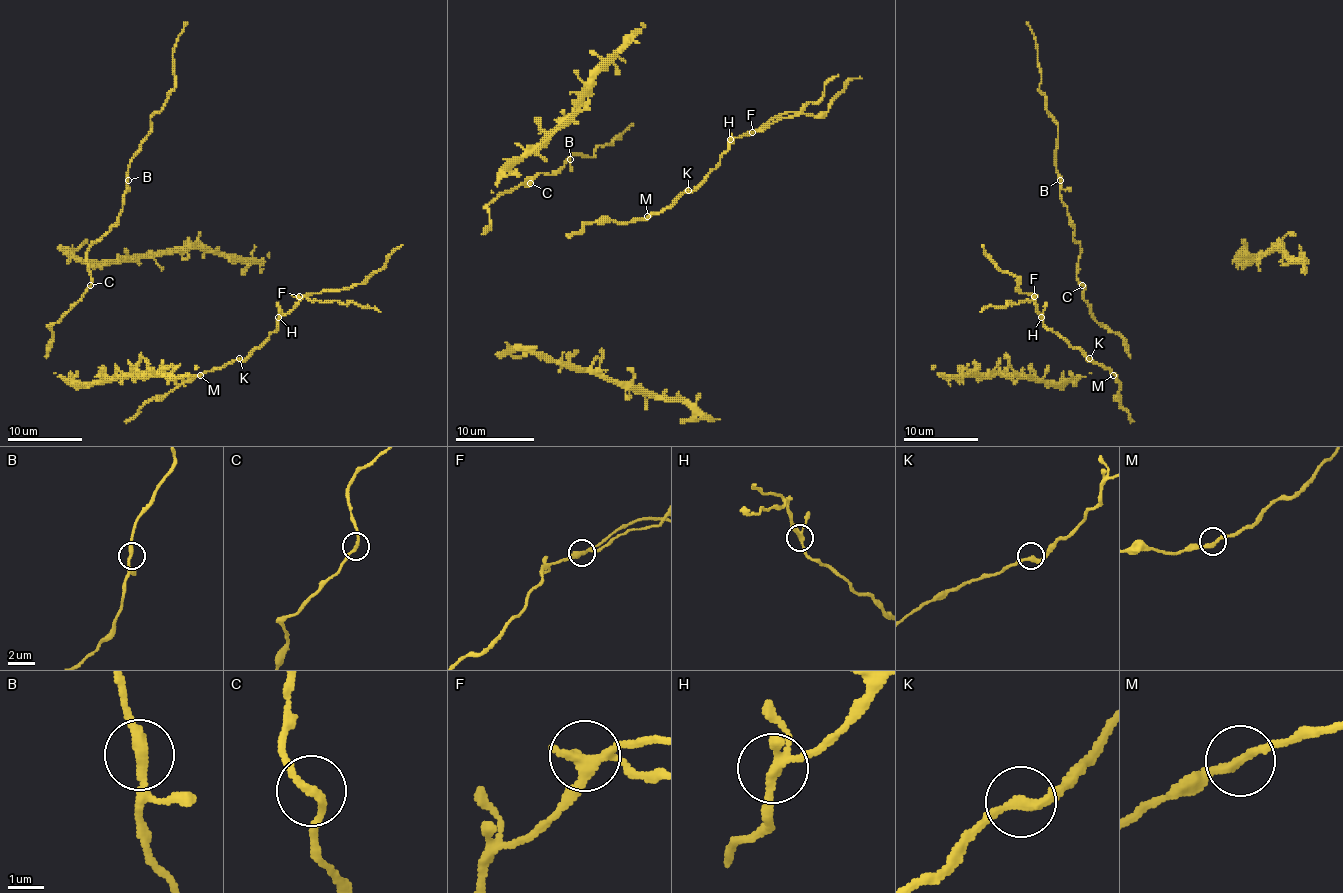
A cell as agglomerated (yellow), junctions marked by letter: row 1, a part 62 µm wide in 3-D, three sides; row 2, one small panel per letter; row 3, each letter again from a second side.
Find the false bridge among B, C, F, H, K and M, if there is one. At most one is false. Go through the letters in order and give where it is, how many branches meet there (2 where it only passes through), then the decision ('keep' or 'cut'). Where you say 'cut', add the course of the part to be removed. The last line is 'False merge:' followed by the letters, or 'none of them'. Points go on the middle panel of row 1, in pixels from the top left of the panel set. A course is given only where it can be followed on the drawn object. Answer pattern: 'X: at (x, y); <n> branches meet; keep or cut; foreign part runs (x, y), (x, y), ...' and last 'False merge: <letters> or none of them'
B: at (570, 159); 2 branches meet; keep
C: at (530, 183); 2 branches meet; keep
F: at (752, 132); 3 branches meet; cut; foreign part runs (751, 131), (761, 131), (775, 122), (797, 116), (822, 96), (824, 86), (838, 74)
H: at (730, 139); 3 branches meet; keep
K: at (688, 190); 2 branches meet; keep
M: at (647, 216); 2 branches meet; keep
False merge: F

